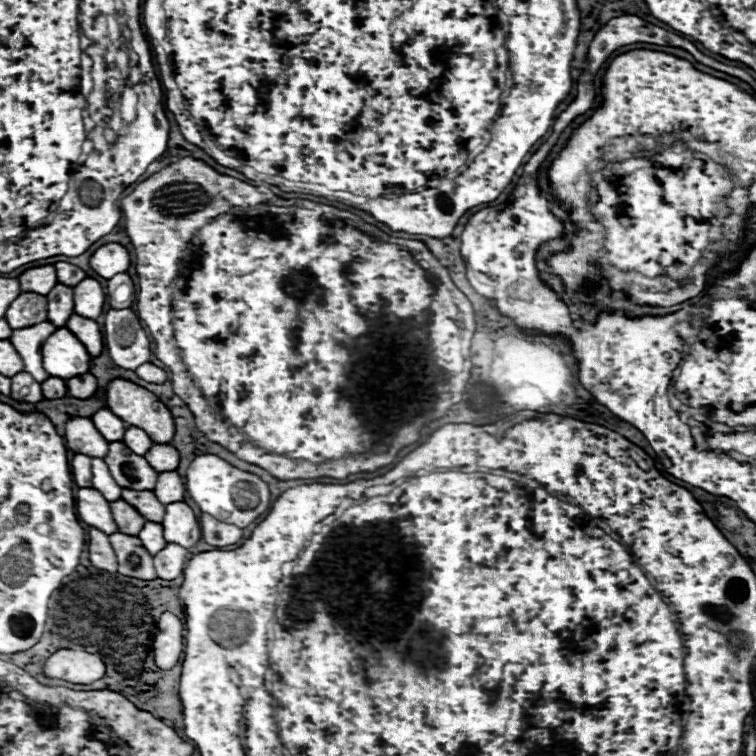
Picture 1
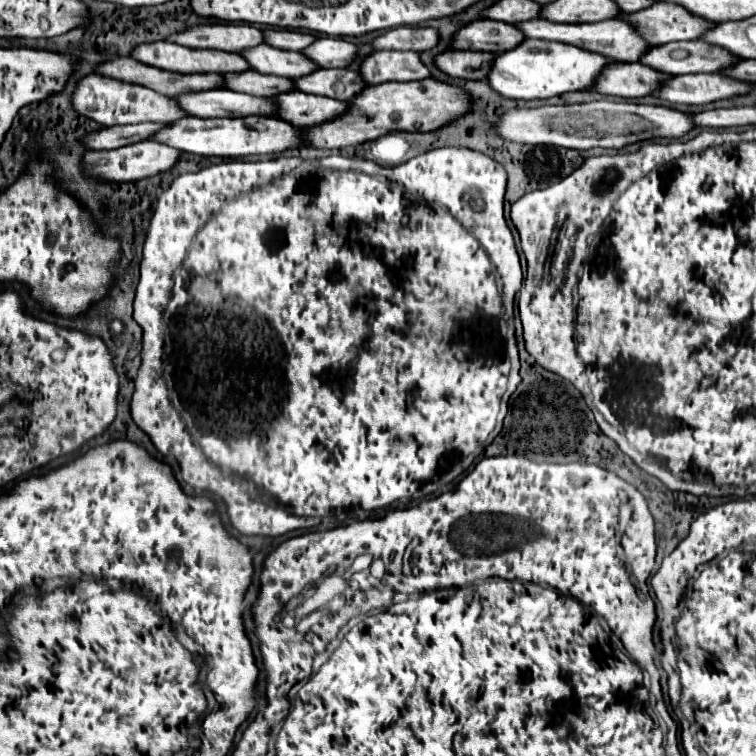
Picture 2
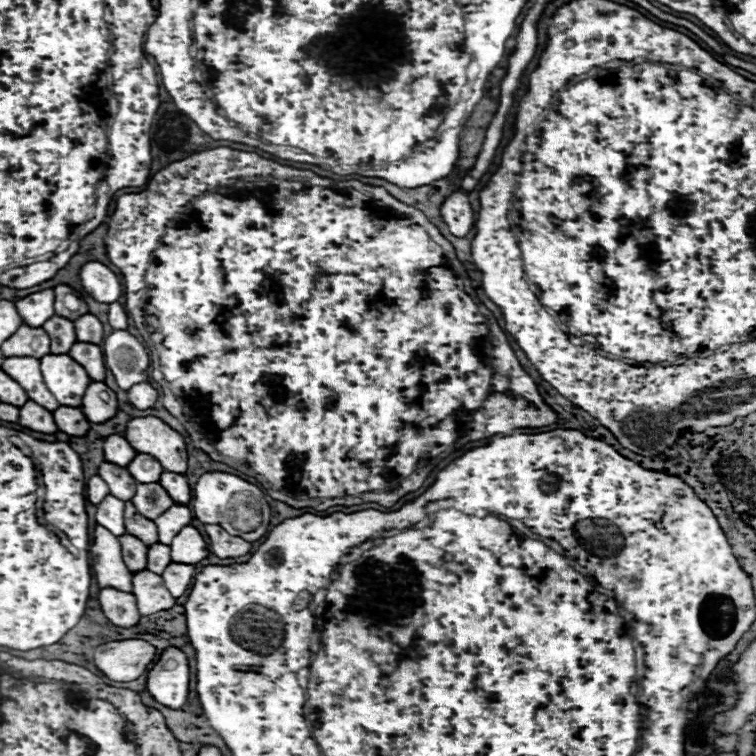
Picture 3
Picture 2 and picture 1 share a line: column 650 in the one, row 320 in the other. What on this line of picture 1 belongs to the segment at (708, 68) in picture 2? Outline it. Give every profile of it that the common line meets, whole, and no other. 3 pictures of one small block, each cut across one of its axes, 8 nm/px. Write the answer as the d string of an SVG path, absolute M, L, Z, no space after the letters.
M56 284L54 290L50 290L48 298L48 320L56 326L56 328L64 328L68 318L74 312L74 302L72 302L74 290L62 284Z

